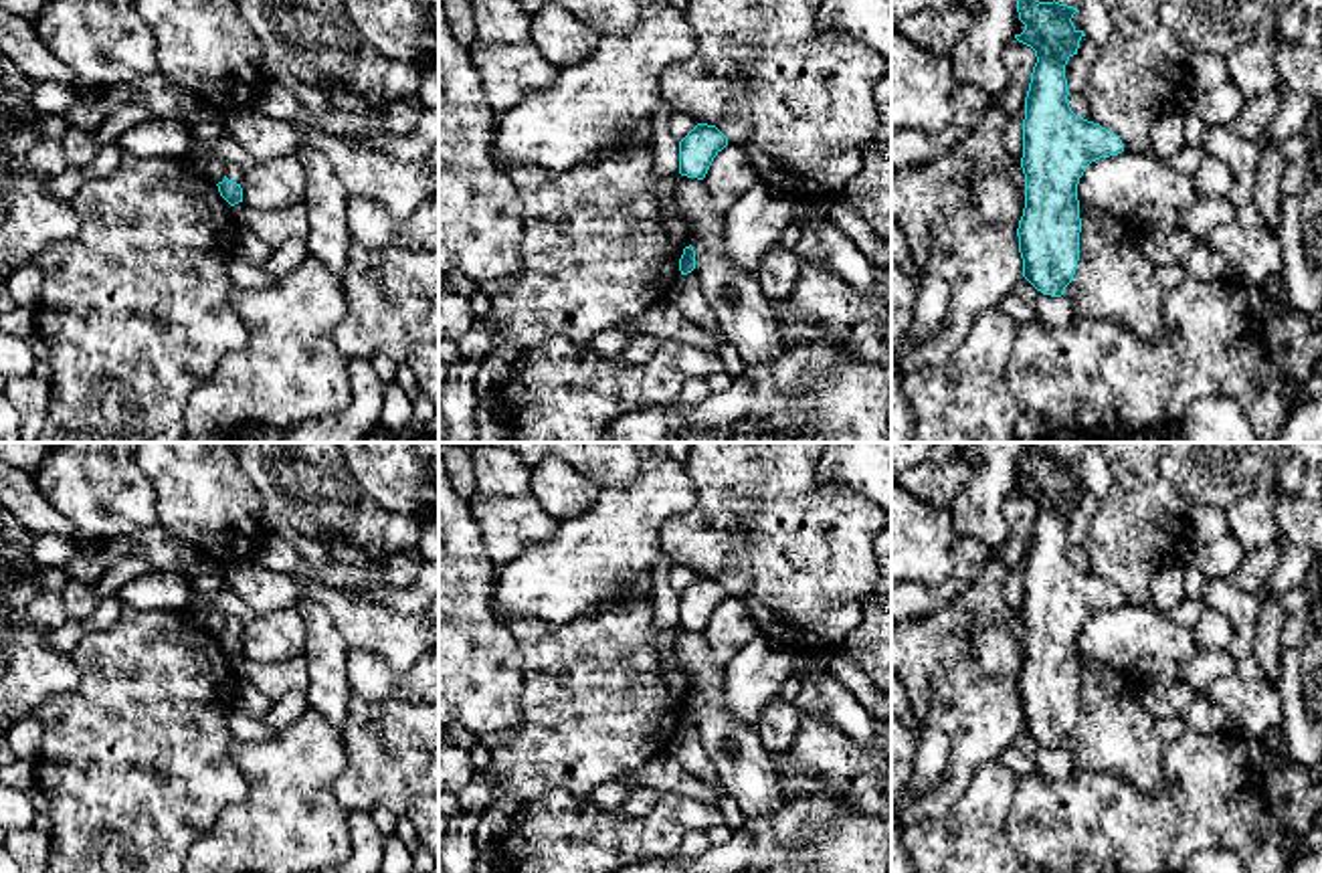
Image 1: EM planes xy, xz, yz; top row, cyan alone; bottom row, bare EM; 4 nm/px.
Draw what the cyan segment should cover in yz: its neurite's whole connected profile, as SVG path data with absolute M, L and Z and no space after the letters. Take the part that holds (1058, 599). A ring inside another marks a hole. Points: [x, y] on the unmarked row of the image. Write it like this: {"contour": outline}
{"contour": "M1023 443L1017 465L1025 483L1015 491L1037 509L1025 550L1019 705L1023 730L1043 748L1061 750L1079 713L1079 630L1092 614L1122 606L1124 596L1114 584L1075 568L1067 556L1065 517L1085 489L1071 475L1079 463L1055 453L1039 455Z"}

